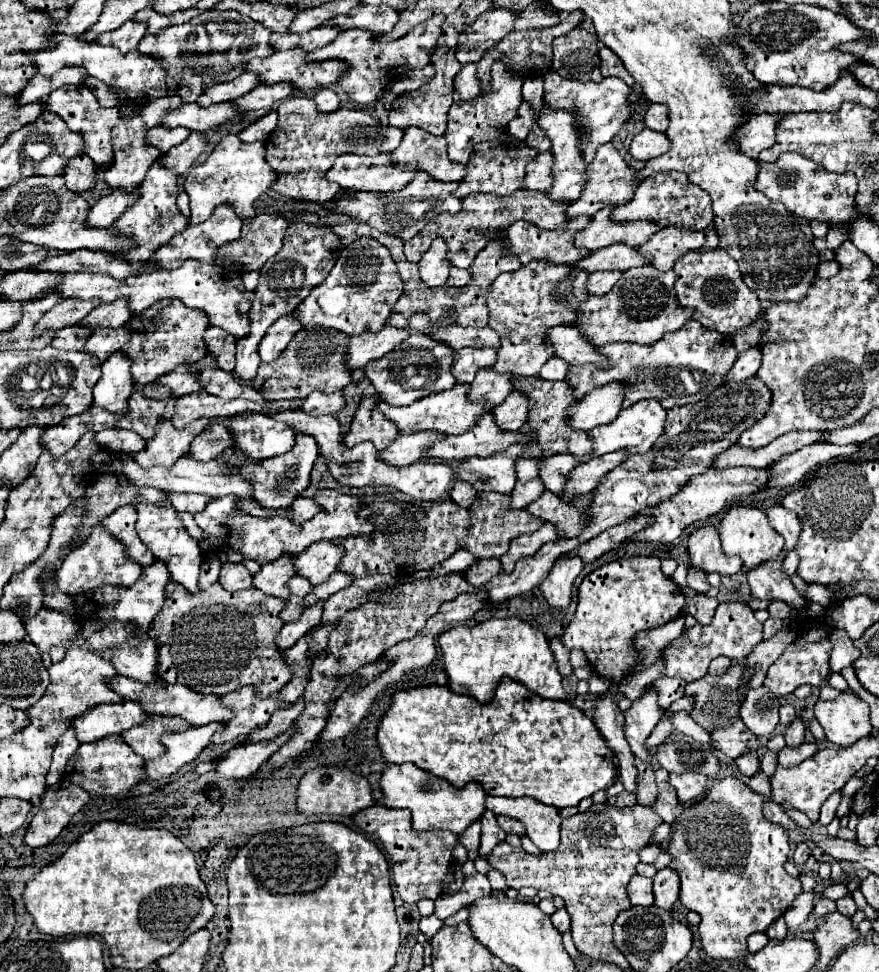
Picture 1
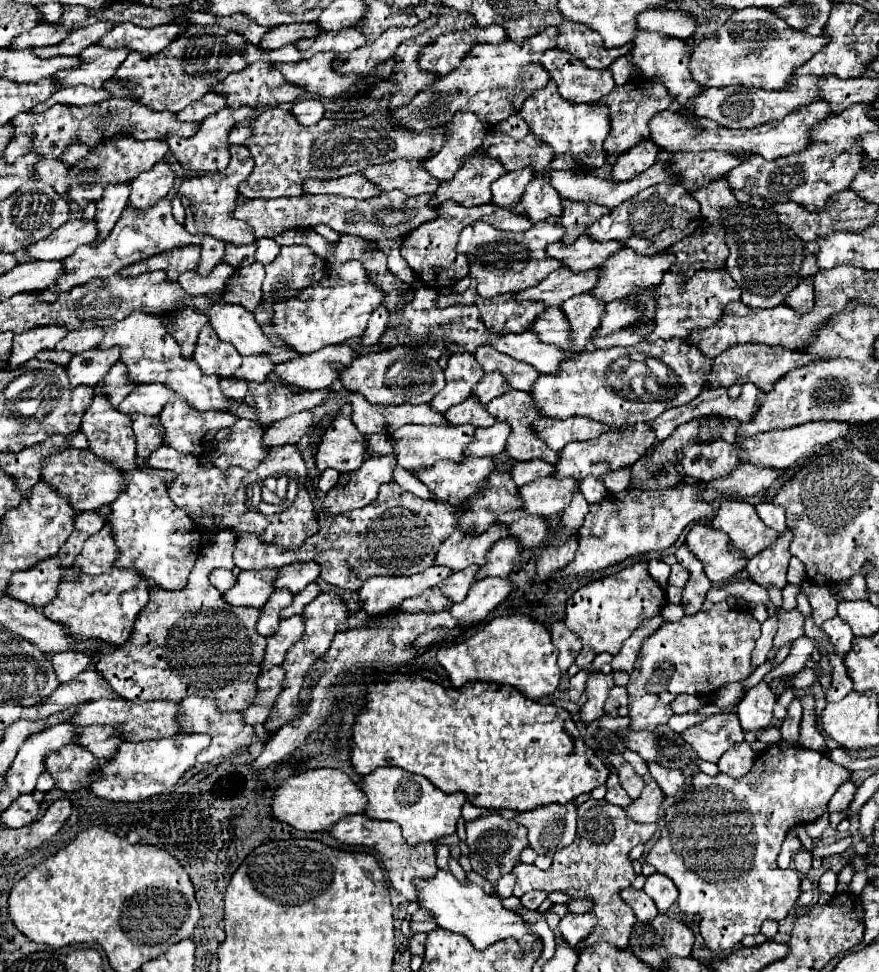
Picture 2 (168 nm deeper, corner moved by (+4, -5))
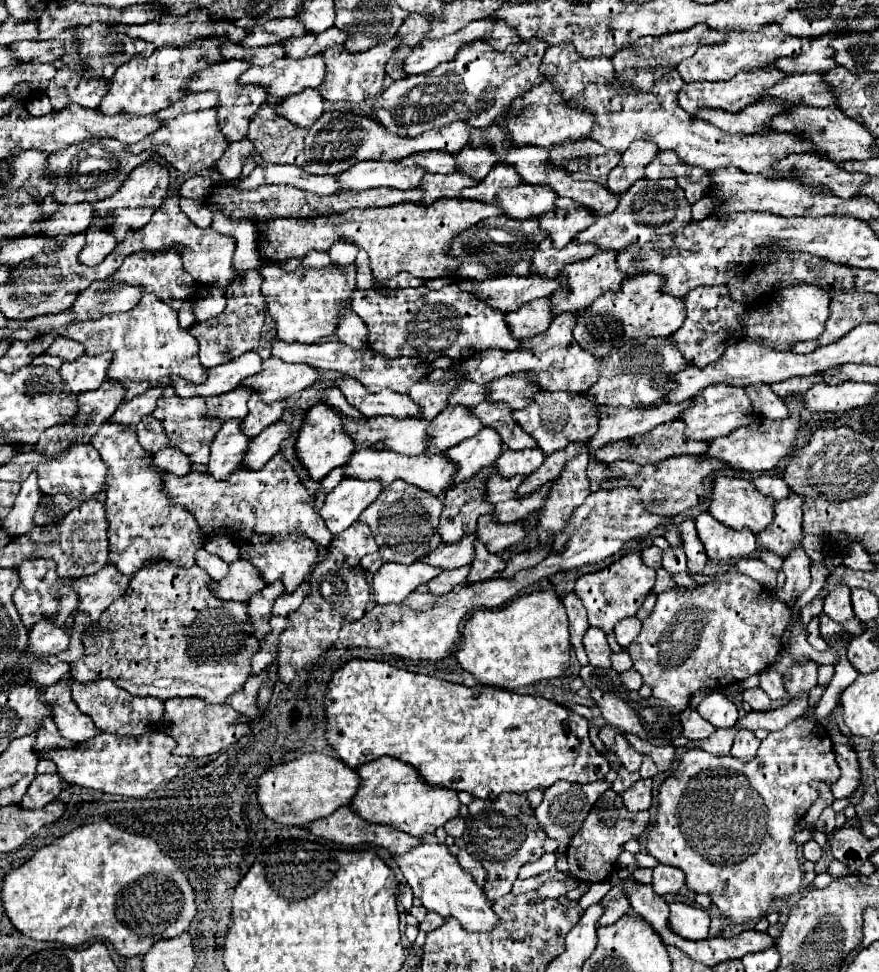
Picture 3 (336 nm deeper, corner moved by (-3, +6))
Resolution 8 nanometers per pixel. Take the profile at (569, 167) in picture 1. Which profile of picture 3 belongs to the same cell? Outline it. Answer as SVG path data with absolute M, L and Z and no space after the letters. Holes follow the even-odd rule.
M520 184L508 190L498 190L496 198L504 216L526 220L552 212L556 192L544 184Z

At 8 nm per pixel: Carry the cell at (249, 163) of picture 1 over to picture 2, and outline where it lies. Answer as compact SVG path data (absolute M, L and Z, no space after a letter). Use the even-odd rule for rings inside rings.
M229 145L229 153L231 153L231 161L229 161L227 169L183 179L177 195L183 201L183 207L187 213L185 229L189 233L203 233L203 235L211 235L211 237L221 239L221 241L231 241L235 245L249 245L255 241L253 229L245 221L235 219L233 211L237 207L237 201L239 201L237 199L239 185L243 181L247 181L247 177L253 171L253 157L245 145Z

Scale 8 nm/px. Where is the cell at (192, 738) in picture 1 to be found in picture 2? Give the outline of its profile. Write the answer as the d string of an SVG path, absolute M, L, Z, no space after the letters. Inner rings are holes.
M181 733L159 741L127 741L121 745L121 753L117 753L117 757L113 757L113 761L101 769L101 777L93 781L91 791L109 801L145 801L173 787L183 773L195 765L197 755L205 749L205 745L209 745L209 737L203 733Z

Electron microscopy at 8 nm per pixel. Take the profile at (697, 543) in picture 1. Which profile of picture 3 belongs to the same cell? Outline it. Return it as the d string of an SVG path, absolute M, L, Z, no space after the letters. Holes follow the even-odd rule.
M708 512L696 518L696 530L708 558L714 562L730 562L738 558L748 558L758 548L756 536L748 528L732 530L728 526L722 526Z

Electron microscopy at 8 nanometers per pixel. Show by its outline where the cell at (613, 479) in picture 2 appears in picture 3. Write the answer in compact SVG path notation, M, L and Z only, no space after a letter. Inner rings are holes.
M672 420L672 422L666 422L666 424L656 426L654 430L646 432L646 434L640 434L640 436L634 436L634 438L626 438L626 440L620 440L620 442L614 442L612 446L606 446L604 450L598 450L594 454L594 458L600 460L600 462L608 462L608 464L610 462L616 462L616 460L630 460L630 462L636 462L636 464L656 464L656 462L662 462L666 458L682 456L682 454L700 456L702 450L706 450L706 442L696 442L692 438L686 438L684 436L684 422Z

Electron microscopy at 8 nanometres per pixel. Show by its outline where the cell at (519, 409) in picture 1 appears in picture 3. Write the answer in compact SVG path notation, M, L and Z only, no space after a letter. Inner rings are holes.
M482 428L480 434L456 444L446 452L446 458L456 466L456 472L452 476L454 484L460 484L472 476L478 474L480 468L486 468L496 462L496 456L500 458L502 442L496 430Z

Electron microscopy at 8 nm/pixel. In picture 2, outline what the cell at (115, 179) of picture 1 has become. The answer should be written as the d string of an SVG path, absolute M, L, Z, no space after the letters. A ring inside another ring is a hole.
M115 183L115 185L105 185L101 201L97 201L97 229L99 229L99 239L107 237L109 231L115 227L117 219L121 217L123 207L129 201L131 193L131 183Z

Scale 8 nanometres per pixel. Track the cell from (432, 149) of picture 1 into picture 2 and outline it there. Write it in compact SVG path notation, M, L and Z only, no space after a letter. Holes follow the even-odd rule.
M397 159L391 163L381 163L365 169L365 177L373 181L381 191L389 189L401 189L407 195L421 195L421 193L435 193L441 185L435 177L425 171L423 165L413 165L409 167L409 161L403 163L405 159Z

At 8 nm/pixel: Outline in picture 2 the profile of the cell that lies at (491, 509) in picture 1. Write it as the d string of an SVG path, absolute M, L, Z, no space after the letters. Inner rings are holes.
M491 525L483 533L471 533L461 531L459 527L451 533L449 539L441 543L441 549L437 551L435 563L447 565L453 571L463 571L469 565L483 565L487 563L487 553L495 545L495 541L509 537L507 525Z

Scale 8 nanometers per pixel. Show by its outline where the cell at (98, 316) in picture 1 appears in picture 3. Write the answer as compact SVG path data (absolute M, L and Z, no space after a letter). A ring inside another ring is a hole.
M56 338L54 344L46 350L46 354L58 356L64 362L72 362L84 354L84 346L80 346L80 342L72 342L70 338Z

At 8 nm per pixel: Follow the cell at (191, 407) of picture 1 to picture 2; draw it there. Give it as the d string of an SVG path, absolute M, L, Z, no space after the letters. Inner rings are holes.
M183 399L167 401L161 411L161 423L165 427L165 445L183 451L201 455L215 433L223 427L235 425L237 417L225 411L197 411L189 407Z

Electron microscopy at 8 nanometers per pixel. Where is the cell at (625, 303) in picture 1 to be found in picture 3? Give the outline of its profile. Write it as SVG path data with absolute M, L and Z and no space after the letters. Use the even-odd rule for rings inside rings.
M538 298L536 302L524 304L520 310L506 314L506 324L510 328L512 338L524 340L542 334L548 330L552 320L552 312L548 310L548 298Z

